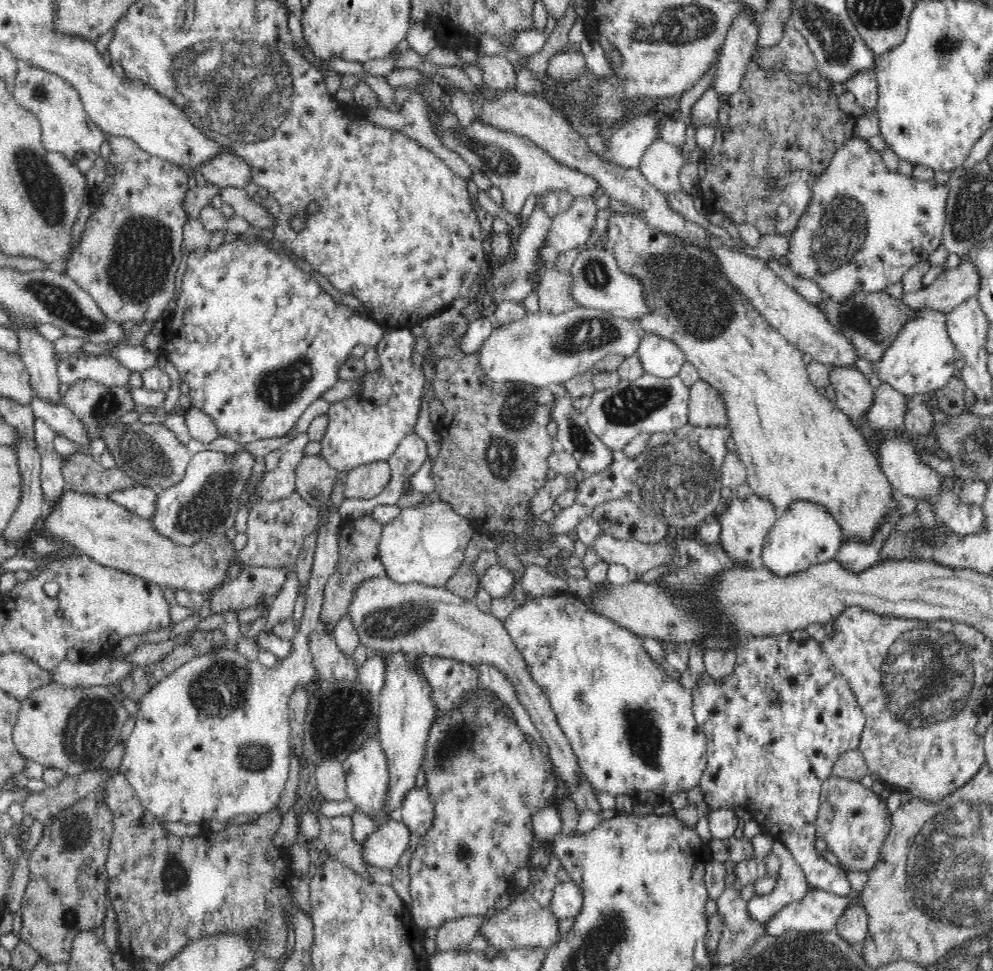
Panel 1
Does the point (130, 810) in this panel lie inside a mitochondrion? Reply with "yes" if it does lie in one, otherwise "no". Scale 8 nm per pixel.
no

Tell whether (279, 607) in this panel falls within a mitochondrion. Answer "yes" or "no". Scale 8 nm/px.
no

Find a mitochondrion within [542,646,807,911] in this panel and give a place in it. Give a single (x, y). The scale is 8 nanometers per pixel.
(640, 725)

